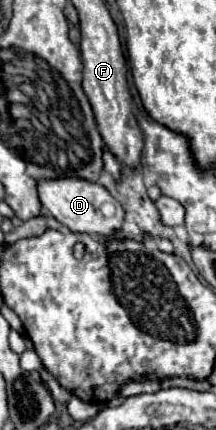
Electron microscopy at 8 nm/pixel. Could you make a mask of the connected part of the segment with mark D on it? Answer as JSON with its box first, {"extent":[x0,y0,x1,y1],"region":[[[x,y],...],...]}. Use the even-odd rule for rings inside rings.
{"extent":[39,178,125,238],"region":[[[63,178],[63,180],[41,180],[39,182],[39,200],[43,204],[43,208],[55,218],[59,220],[63,226],[67,226],[71,232],[81,232],[81,234],[97,234],[97,236],[105,236],[111,238],[121,230],[125,212],[117,206],[117,200],[97,182],[87,182],[87,180],[79,180],[79,178]],[[113,204],[115,212],[113,214],[105,214],[103,206]]]}

